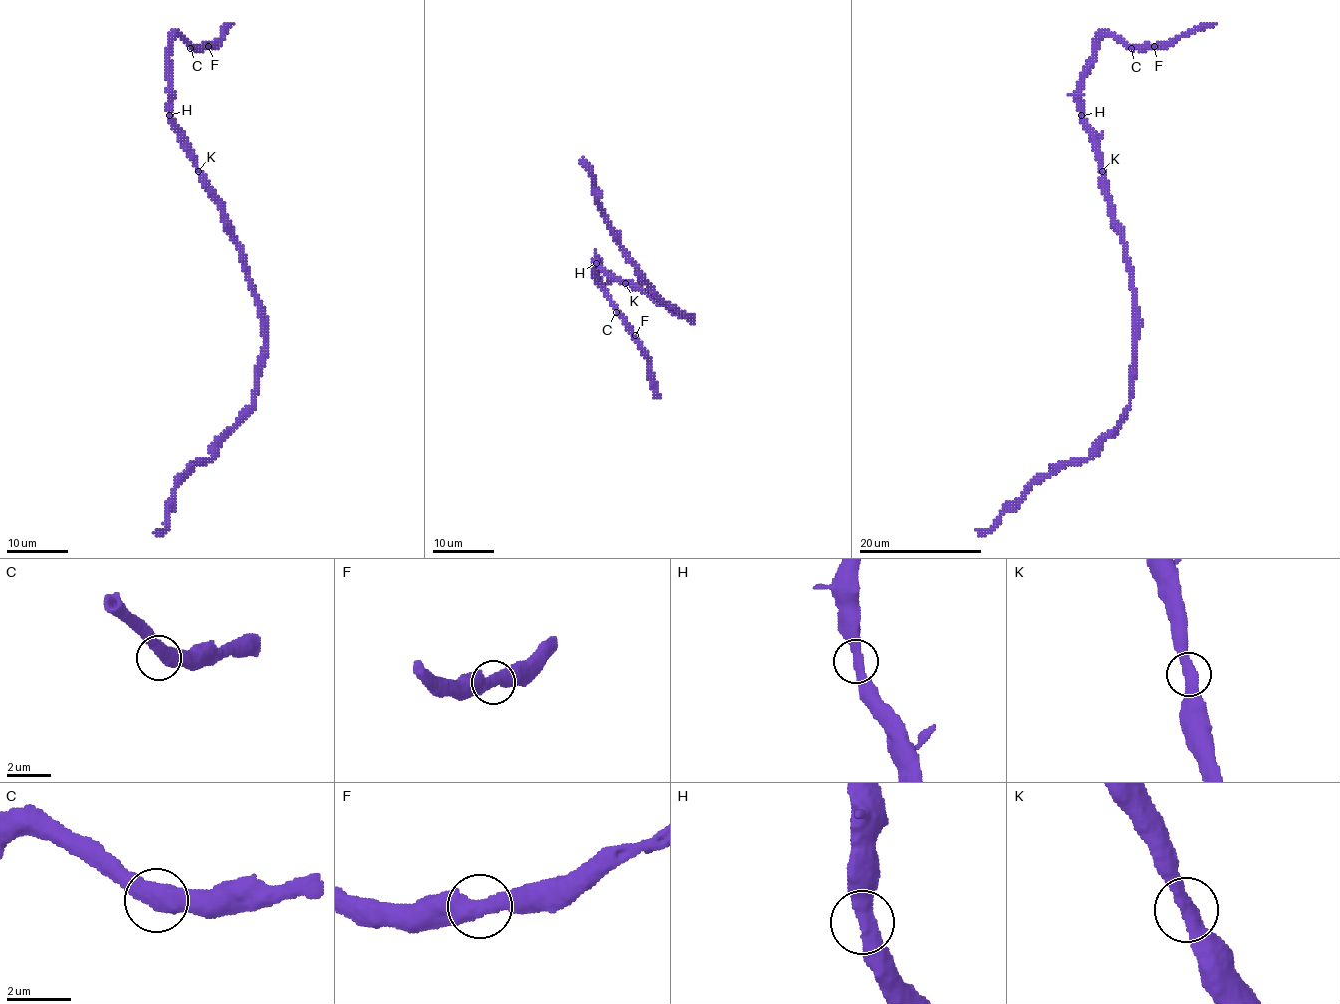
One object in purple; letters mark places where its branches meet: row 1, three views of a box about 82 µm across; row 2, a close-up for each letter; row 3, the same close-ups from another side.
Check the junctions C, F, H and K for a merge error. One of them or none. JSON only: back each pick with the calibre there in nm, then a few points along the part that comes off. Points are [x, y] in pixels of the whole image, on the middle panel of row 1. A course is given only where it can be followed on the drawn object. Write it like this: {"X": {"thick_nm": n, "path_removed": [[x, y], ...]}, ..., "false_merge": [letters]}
{"false_merge": []}

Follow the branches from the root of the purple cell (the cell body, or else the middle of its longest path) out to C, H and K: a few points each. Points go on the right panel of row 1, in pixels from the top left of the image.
C: (1126, 251), (1121, 228), (1112, 214), (1100, 148), (1081, 114), (1081, 77), (1094, 46), (1104, 35), (1131, 48)
H: (1126, 251), (1121, 228), (1112, 214), (1100, 148), (1095, 134), (1081, 115)
K: (1126, 251), (1121, 228), (1112, 214), (1106, 177), (1101, 171)

